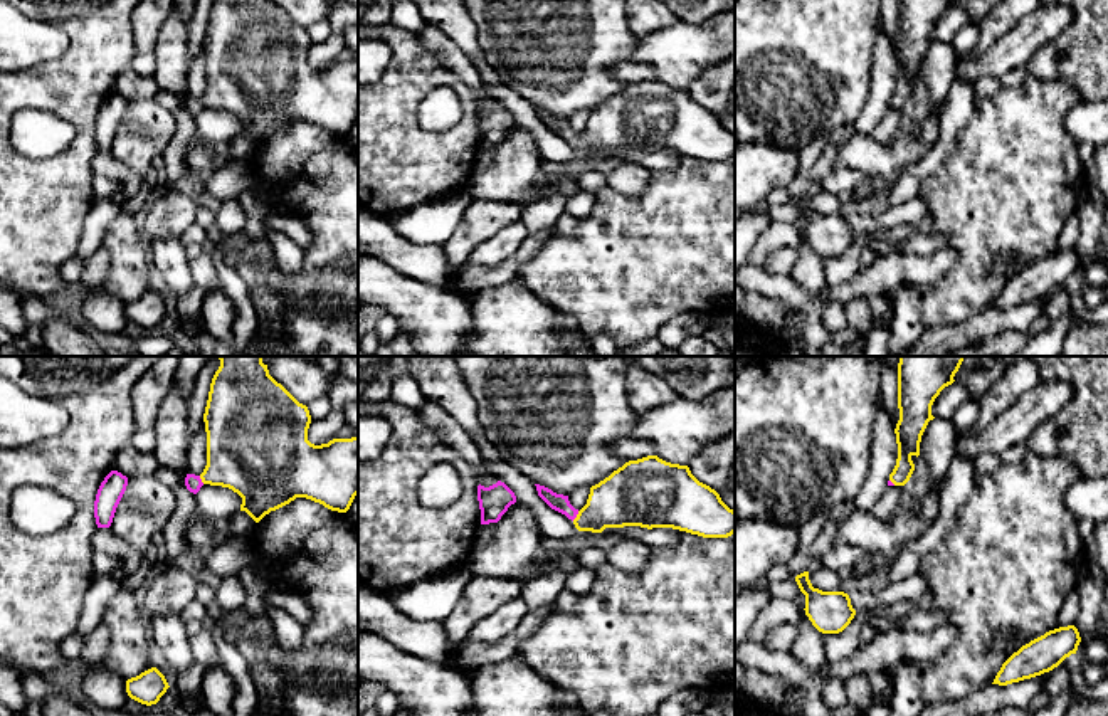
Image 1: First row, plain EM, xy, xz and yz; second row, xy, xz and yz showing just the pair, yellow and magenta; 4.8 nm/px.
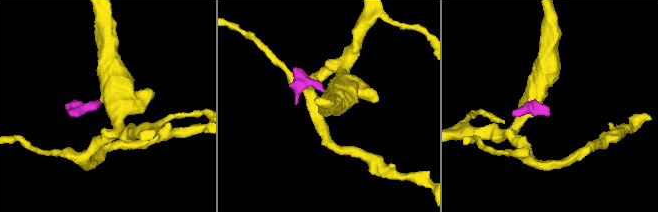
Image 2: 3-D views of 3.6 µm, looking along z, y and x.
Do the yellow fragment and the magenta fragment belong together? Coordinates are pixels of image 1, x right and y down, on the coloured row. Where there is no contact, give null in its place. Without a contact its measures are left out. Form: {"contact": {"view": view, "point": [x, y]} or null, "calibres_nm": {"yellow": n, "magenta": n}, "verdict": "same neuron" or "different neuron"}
{"contact": {"view": "xz", "point": [577, 516]}, "calibres_nm": {"yellow": 280, "magenta": 90}, "verdict": "same neuron"}

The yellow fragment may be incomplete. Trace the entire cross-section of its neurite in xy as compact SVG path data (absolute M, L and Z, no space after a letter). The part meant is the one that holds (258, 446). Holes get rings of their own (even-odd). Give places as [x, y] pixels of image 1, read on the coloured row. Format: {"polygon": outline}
{"polygon": "M262 356L219 360L203 413L207 466L200 476L187 474L187 489L197 494L203 484L229 487L242 498L240 511L256 523L296 498L346 513L358 494L358 437L311 444L308 407L269 375Z"}

